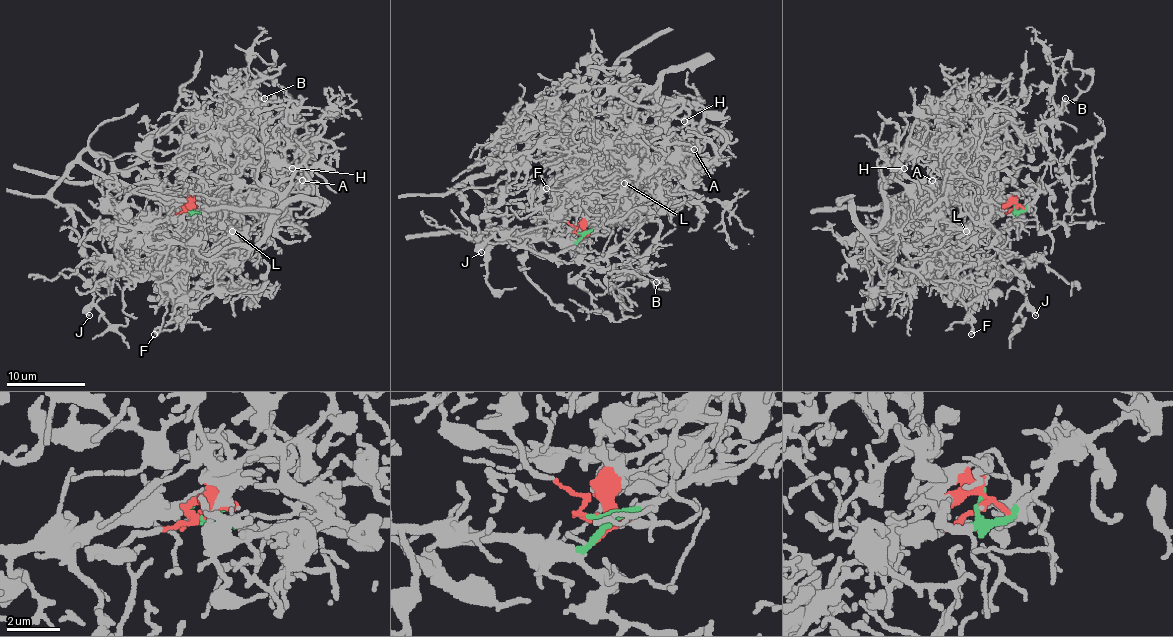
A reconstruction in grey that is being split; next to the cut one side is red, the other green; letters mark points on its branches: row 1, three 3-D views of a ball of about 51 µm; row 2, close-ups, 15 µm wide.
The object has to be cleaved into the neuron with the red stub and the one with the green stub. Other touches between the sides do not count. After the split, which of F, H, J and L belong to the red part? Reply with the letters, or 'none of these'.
F, H, L

